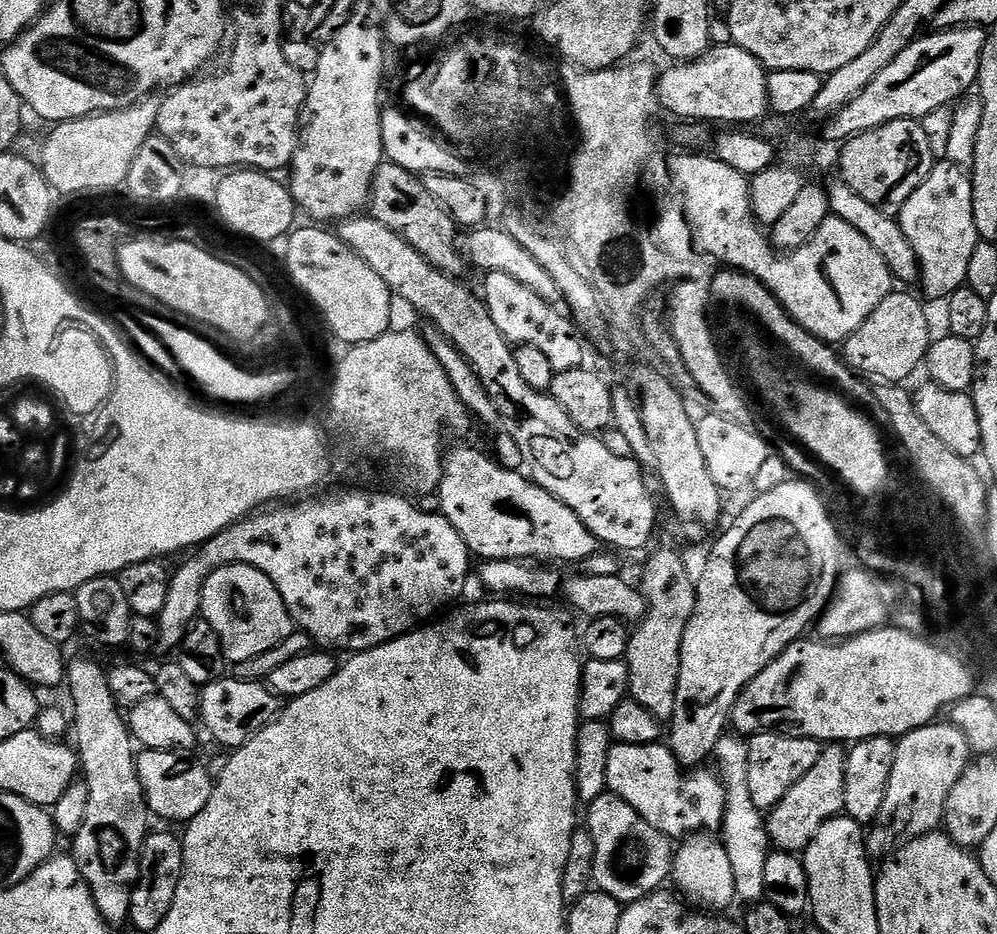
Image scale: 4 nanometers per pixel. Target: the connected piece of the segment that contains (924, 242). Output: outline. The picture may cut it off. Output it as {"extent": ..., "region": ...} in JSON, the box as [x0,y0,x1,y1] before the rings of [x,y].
{"extent":[898,163,981,301],"region":[[[933,163],[932,173],[901,206],[898,219],[906,238],[910,238],[910,246],[914,246],[914,254],[918,254],[919,287],[924,287],[930,299],[943,301],[954,290],[967,285],[966,270],[970,267],[974,246],[981,238],[974,230],[972,177],[961,165]]]}

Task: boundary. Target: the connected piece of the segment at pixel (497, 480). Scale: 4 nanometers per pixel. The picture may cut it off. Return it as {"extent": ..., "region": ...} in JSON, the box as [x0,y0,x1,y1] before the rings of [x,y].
{"extent":[438,448,598,562],"region":[[[456,448],[452,453],[443,457],[444,468],[440,474],[440,487],[438,495],[440,497],[439,514],[449,520],[454,530],[462,536],[462,541],[468,547],[473,557],[481,561],[487,562],[490,560],[523,560],[525,562],[556,562],[552,560],[576,560],[583,562],[586,558],[596,555],[598,551],[598,541],[594,534],[590,534],[590,530],[586,530],[586,526],[582,522],[582,518],[578,518],[578,514],[574,514],[574,510],[570,510],[570,506],[566,506],[554,494],[550,494],[542,486],[538,486],[529,478],[523,471],[514,469],[506,469],[498,464],[495,459],[486,451],[479,452],[476,448]]]}

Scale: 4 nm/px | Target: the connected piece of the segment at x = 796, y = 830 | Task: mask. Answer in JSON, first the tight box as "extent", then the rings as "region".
{"extent":[767,747,847,853],"region":[[[825,747],[813,768],[801,780],[794,782],[794,786],[790,786],[790,794],[786,794],[786,798],[767,813],[768,837],[779,851],[803,853],[824,823],[844,812],[847,757],[843,747]]]}

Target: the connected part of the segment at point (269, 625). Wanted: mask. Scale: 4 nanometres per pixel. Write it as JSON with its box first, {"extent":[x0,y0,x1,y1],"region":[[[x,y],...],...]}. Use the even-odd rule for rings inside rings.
{"extent":[200,564,294,664],"region":[[[245,564],[219,568],[200,592],[200,611],[203,619],[218,634],[225,661],[237,664],[246,658],[264,658],[272,653],[278,642],[288,642],[294,630],[292,616],[278,594],[278,586],[262,574],[262,570]]]}

